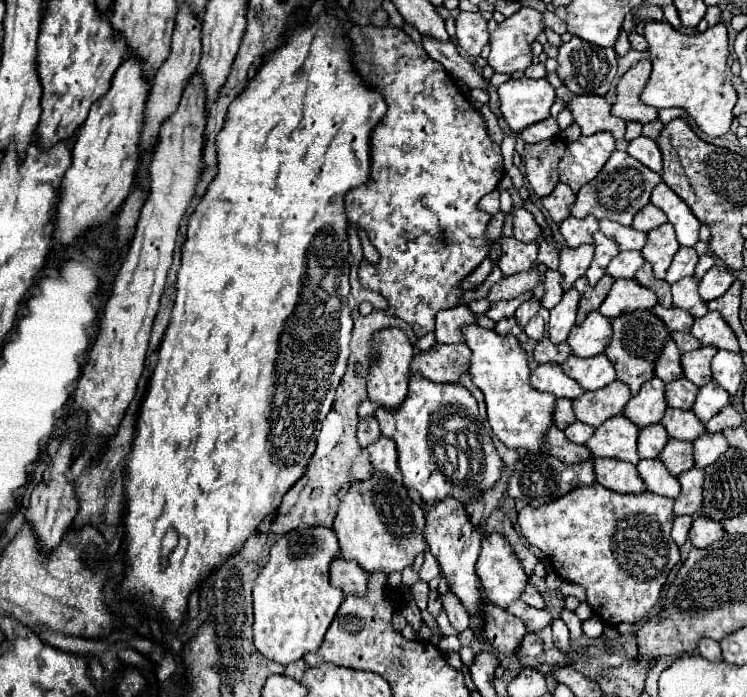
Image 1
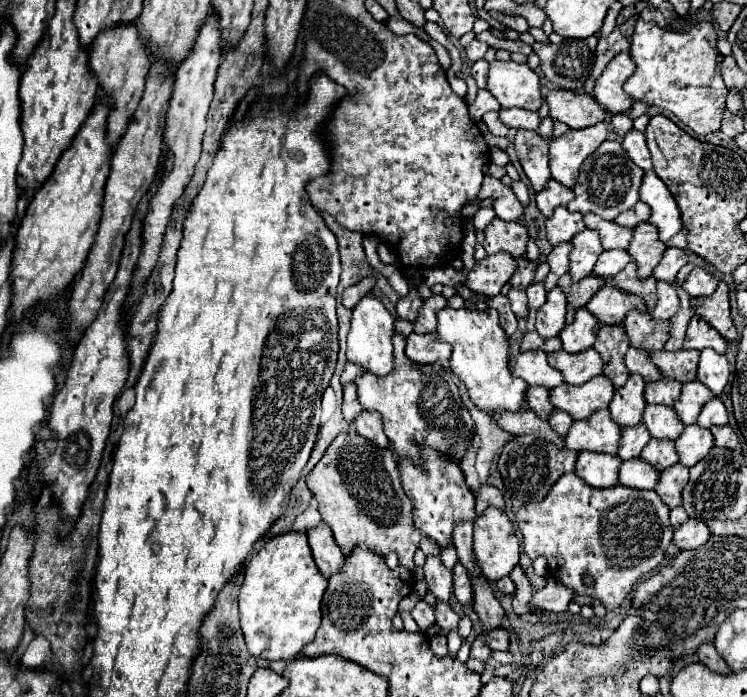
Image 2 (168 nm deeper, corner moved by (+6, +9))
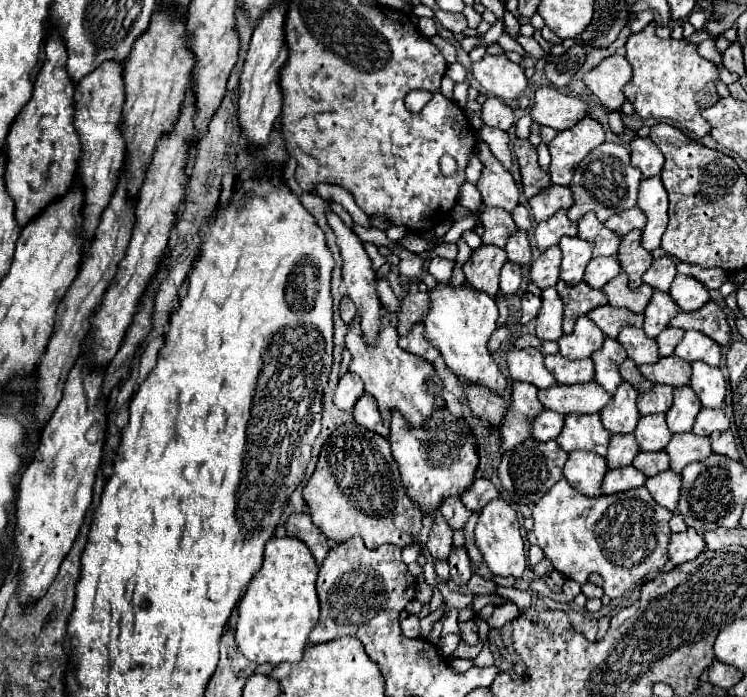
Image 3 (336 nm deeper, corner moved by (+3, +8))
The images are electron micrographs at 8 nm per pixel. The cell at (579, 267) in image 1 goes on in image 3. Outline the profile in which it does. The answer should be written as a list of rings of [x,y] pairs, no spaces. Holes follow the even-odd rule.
[[[557,245],[545,249],[537,259],[533,259],[529,269],[531,283],[535,283],[539,289],[555,285],[559,281],[559,259],[561,253]]]

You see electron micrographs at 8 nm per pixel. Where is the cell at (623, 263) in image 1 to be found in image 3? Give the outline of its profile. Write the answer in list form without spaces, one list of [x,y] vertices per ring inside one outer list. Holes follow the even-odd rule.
[[[599,257],[599,259],[589,261],[583,281],[595,289],[601,289],[617,273],[619,273],[619,263],[615,263],[615,257]]]

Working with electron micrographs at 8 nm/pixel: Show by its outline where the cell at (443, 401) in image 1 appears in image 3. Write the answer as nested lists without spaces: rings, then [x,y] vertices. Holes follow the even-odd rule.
[[[381,305],[381,323],[379,323],[377,341],[375,341],[375,345],[367,345],[367,341],[363,339],[363,331],[361,331],[361,317],[359,317],[359,313],[355,315],[355,319],[349,323],[349,329],[345,335],[345,347],[353,357],[349,363],[349,371],[355,371],[361,377],[365,391],[375,397],[379,411],[385,417],[389,417],[391,411],[397,409],[403,413],[403,417],[413,427],[421,427],[431,417],[433,409],[445,405],[445,401],[441,397],[443,383],[437,377],[431,363],[427,363],[423,357],[403,351],[397,345],[399,335],[395,331],[393,317],[397,317],[397,315],[393,315],[391,311],[387,311]]]

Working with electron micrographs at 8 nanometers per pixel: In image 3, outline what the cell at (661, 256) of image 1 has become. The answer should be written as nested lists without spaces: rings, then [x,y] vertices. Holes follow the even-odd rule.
[[[631,231],[631,233],[623,235],[619,251],[617,251],[621,271],[625,271],[629,275],[629,287],[631,289],[641,285],[641,275],[653,263],[651,253],[645,251],[643,247],[639,247],[639,233],[641,231]]]

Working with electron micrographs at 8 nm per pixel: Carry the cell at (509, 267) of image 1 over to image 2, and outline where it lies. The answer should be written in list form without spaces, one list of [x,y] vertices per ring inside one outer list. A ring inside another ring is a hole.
[[[494,218],[486,232],[484,232],[484,248],[488,254],[498,254],[498,252],[508,252],[514,258],[520,258],[526,254],[526,244],[528,244],[528,230],[526,226],[518,222],[500,222]]]

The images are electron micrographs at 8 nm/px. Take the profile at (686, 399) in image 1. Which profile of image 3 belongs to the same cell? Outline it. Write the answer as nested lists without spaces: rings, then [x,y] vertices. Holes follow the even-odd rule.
[[[653,385],[651,391],[641,393],[637,399],[637,409],[641,415],[653,415],[653,413],[665,413],[671,405],[673,389],[663,385]]]

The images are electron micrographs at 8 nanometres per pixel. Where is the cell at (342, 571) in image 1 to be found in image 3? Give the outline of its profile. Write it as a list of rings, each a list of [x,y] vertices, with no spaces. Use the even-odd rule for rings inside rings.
[[[293,513],[287,523],[285,523],[285,533],[289,537],[295,537],[299,541],[303,541],[309,551],[313,553],[317,565],[323,563],[323,559],[329,553],[329,545],[327,545],[327,537],[311,523],[311,517],[305,513]]]

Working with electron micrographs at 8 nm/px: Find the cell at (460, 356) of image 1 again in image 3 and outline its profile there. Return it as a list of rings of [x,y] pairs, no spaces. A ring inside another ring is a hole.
[[[421,323],[413,325],[407,337],[399,337],[399,347],[409,351],[409,353],[413,353],[413,355],[419,355],[419,357],[423,357],[427,361],[435,361],[439,357],[439,351],[425,341]]]

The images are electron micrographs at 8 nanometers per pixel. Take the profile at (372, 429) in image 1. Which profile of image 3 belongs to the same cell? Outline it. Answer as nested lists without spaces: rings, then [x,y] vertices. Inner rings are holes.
[[[347,371],[343,377],[339,377],[339,385],[337,385],[333,403],[343,411],[351,411],[361,393],[363,393],[363,383],[361,383],[359,375]]]

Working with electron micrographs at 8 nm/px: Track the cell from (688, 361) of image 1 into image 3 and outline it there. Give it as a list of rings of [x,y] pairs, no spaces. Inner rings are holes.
[[[677,355],[663,357],[655,365],[643,365],[639,367],[639,373],[649,379],[651,383],[671,385],[671,387],[683,387],[689,383],[691,377],[691,363],[685,359],[679,359]]]

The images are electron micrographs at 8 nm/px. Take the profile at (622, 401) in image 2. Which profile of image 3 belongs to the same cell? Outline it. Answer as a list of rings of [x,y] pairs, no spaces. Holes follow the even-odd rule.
[[[621,383],[613,399],[601,409],[601,423],[611,433],[633,433],[639,421],[639,411],[635,407],[637,391],[629,383]]]

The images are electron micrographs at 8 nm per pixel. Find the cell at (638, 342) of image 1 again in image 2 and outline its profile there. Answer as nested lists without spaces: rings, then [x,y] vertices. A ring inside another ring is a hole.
[[[602,324],[594,348],[604,360],[604,374],[612,380],[616,388],[622,388],[630,374],[624,364],[624,354],[630,348],[630,338],[624,324]]]

